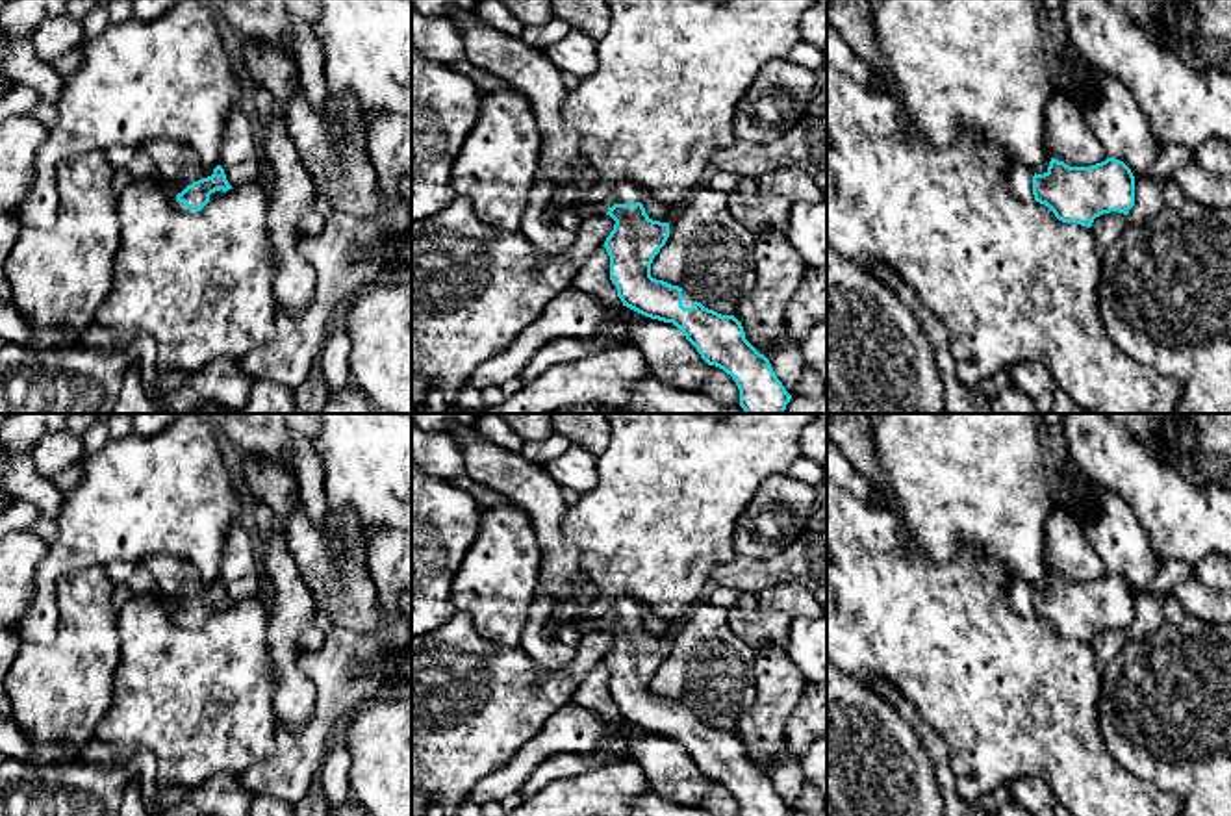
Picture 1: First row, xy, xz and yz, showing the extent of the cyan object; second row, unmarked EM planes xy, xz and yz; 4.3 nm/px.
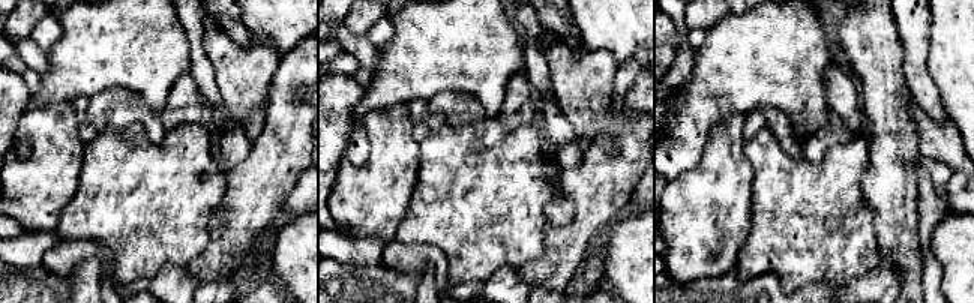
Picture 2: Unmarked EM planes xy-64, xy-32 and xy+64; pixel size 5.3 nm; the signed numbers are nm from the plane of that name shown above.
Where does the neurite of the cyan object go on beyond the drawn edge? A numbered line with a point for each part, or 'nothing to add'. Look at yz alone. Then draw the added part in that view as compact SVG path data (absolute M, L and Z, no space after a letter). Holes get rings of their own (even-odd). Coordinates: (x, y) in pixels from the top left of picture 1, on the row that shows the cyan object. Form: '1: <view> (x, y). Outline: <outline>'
1: yz (1020, 175). Outline: M1010 158L1007 178L1010 182L1012 193L1023 202L1034 200L1033 176L1034 176L1034 171L1029 165Z

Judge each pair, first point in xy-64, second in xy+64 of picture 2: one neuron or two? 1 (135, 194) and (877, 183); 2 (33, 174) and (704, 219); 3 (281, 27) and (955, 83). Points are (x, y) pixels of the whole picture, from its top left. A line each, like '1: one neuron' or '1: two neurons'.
1: two neurons
2: one neuron
3: one neuron

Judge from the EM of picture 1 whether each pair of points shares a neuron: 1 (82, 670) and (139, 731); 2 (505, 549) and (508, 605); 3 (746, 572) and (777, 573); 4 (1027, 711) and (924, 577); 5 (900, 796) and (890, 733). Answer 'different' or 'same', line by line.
1: different
2: same
3: same
4: same
5: same

